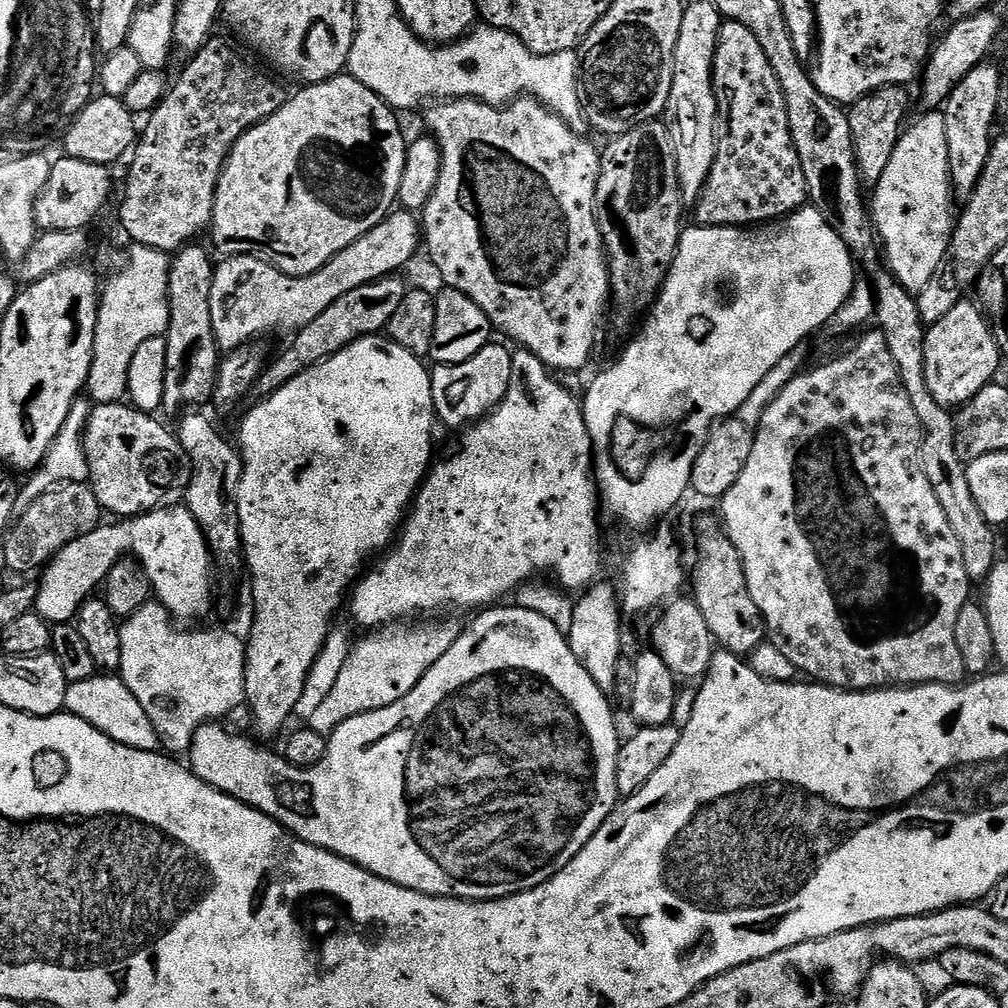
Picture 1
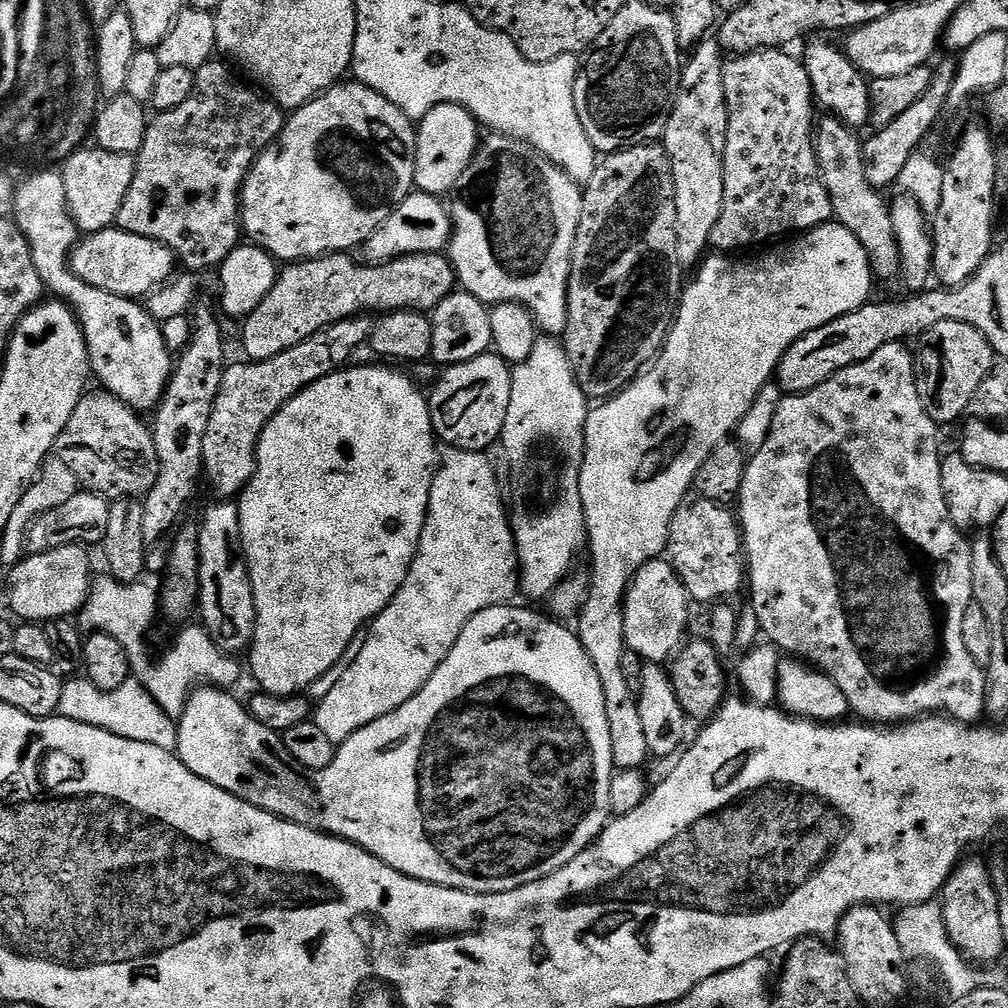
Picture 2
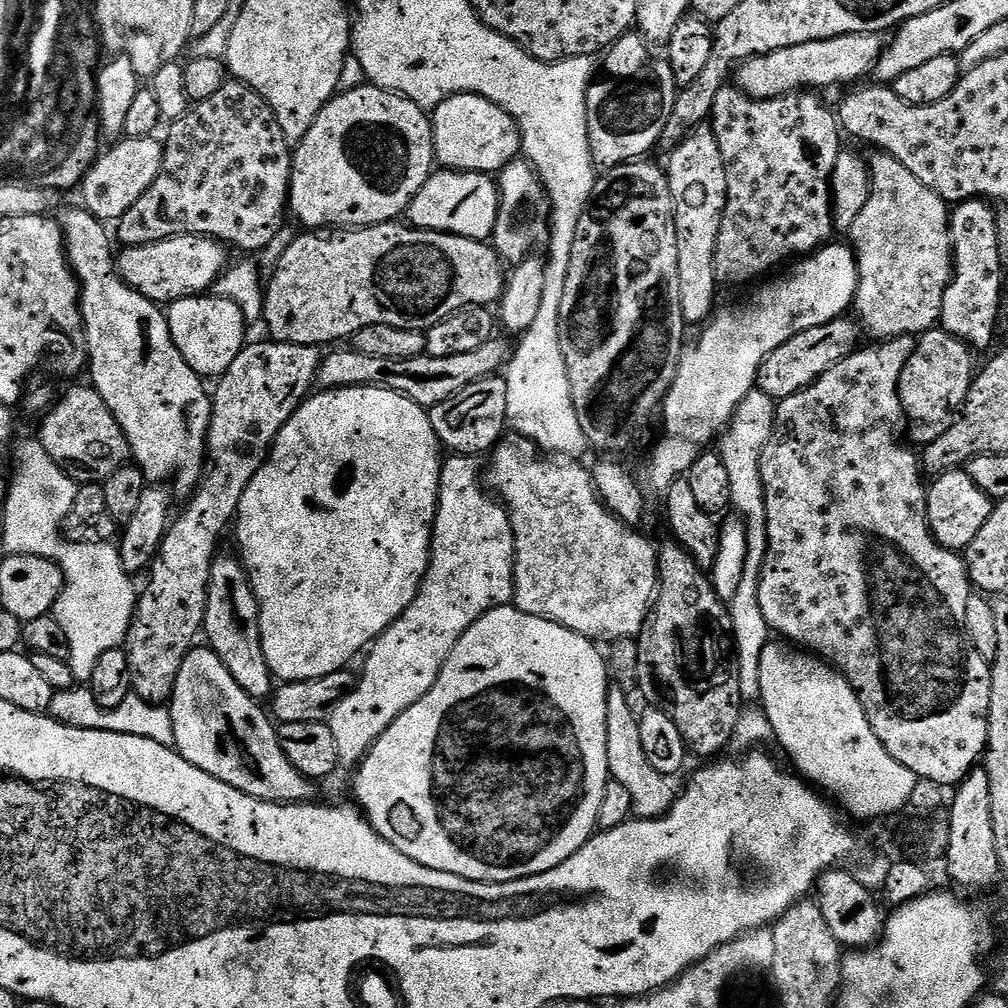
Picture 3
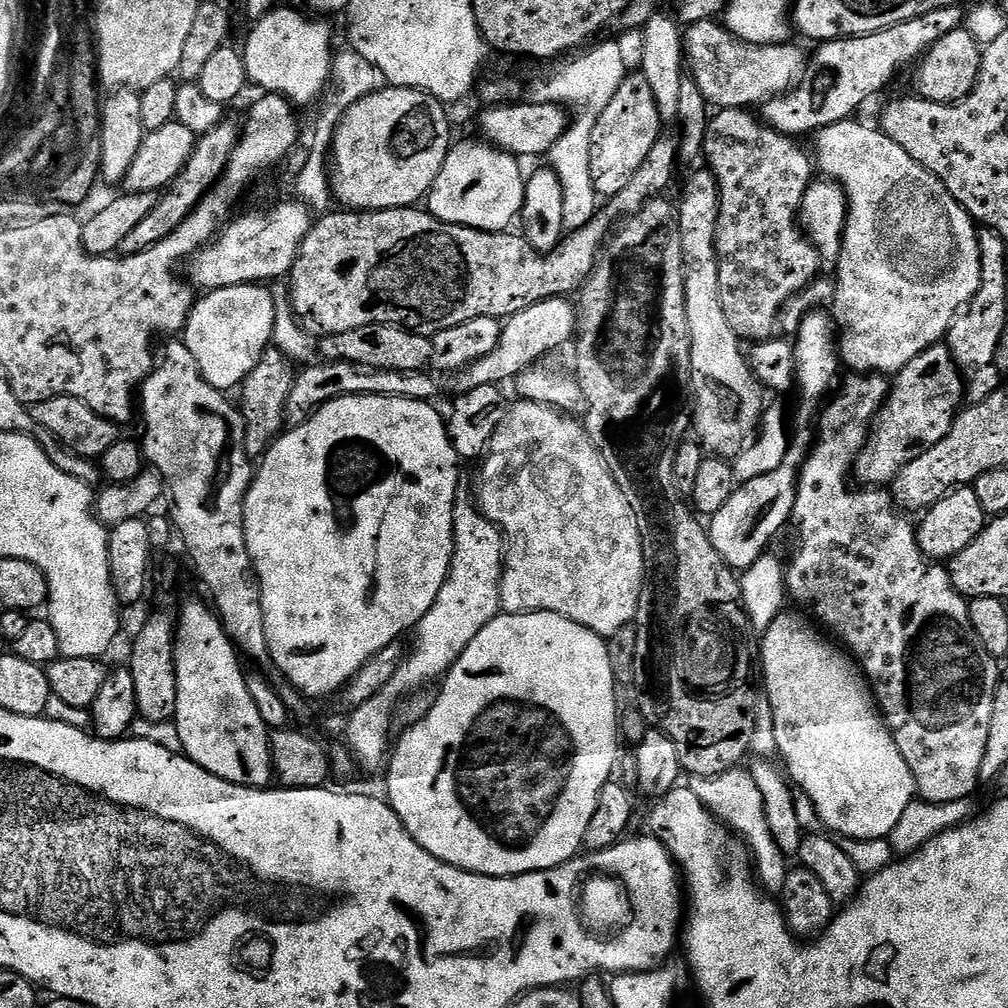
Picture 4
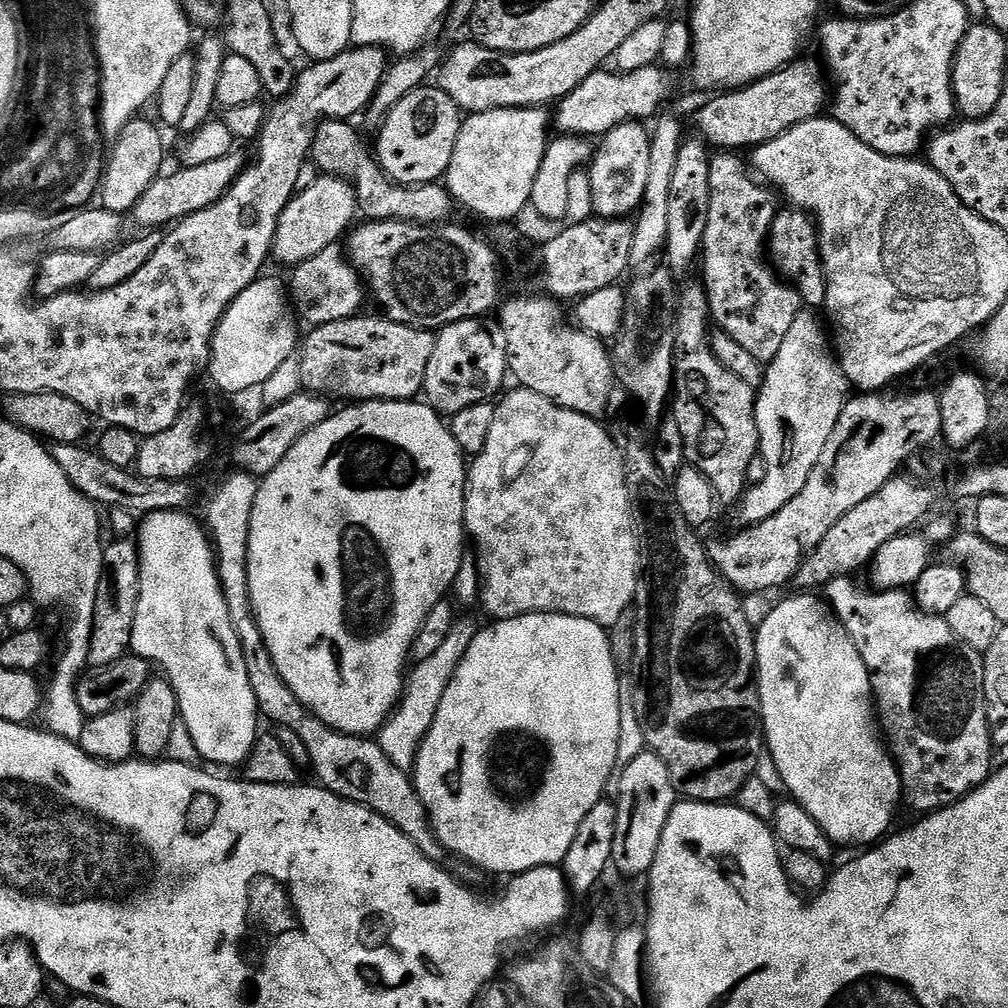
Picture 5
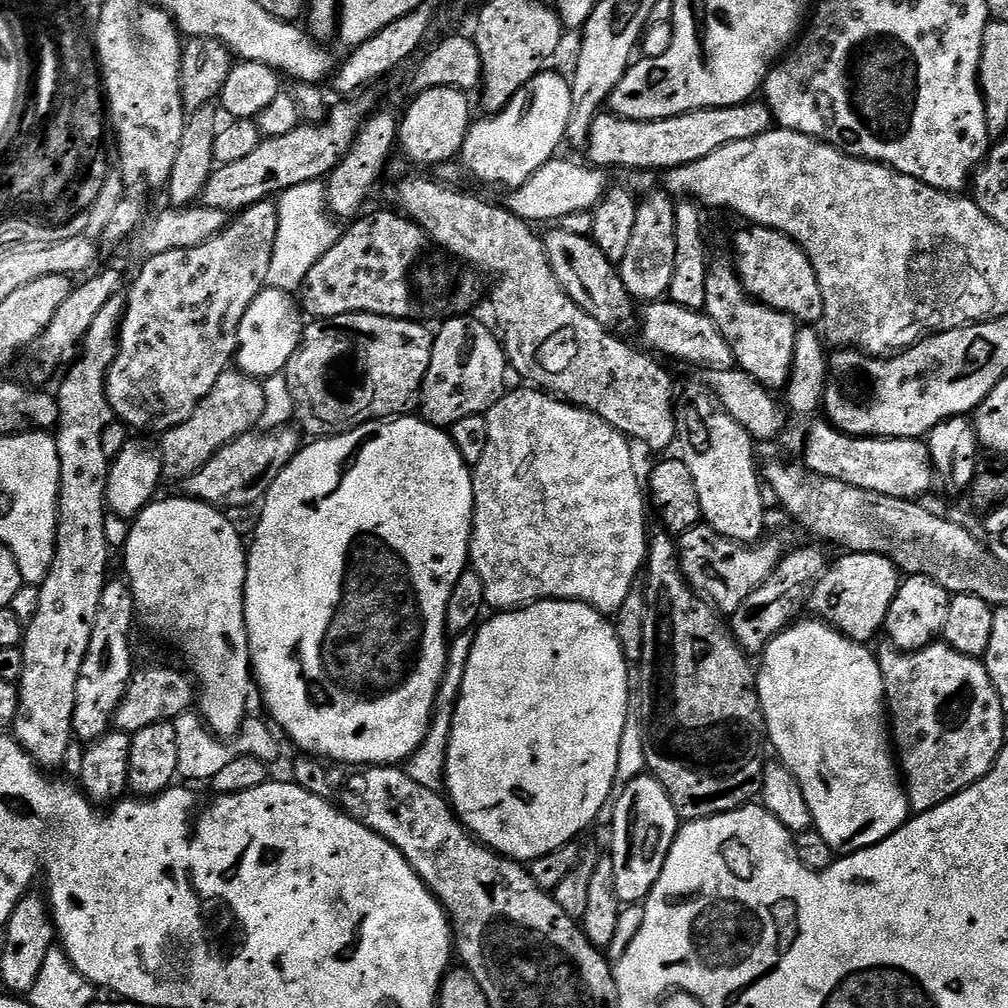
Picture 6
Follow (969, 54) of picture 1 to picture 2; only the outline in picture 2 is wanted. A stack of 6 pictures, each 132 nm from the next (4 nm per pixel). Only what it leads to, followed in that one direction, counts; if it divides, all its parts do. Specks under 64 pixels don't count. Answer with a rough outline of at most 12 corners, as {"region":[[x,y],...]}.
{"region":[[955,59],[890,126],[863,141],[870,186],[899,181],[906,162],[945,115]]}

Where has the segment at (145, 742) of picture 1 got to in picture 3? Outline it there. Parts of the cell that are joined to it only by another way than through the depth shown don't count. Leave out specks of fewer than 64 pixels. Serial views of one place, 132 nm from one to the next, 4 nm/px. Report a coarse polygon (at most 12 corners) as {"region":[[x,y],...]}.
{"region":[[91,687],[53,691],[47,715],[71,728],[176,746],[171,711],[135,694],[104,708]]}

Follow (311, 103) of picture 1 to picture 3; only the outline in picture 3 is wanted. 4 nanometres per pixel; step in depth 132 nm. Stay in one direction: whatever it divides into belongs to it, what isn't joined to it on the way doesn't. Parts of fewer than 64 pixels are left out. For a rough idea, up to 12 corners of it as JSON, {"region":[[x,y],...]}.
{"region":[[341,92],[292,153],[308,230],[403,217],[434,171],[429,113]]}

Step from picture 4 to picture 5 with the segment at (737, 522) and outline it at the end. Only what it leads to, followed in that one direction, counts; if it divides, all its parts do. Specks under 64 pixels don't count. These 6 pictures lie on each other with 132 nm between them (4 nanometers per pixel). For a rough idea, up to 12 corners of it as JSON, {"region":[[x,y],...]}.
{"region":[[801,310],[756,393],[764,477],[737,525],[801,492],[844,409],[825,325]]}

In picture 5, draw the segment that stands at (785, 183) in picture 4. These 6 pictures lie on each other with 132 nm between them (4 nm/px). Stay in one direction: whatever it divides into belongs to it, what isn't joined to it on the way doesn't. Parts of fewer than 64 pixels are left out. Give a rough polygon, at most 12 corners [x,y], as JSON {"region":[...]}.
{"region":[[708,162],[711,323],[767,366],[802,310],[766,263],[777,193]]}

